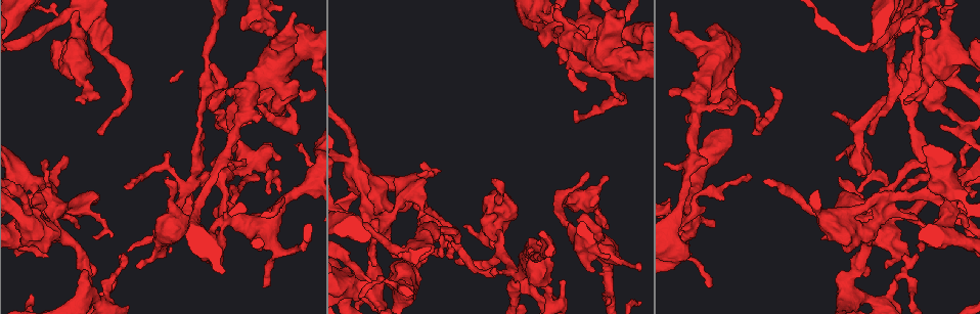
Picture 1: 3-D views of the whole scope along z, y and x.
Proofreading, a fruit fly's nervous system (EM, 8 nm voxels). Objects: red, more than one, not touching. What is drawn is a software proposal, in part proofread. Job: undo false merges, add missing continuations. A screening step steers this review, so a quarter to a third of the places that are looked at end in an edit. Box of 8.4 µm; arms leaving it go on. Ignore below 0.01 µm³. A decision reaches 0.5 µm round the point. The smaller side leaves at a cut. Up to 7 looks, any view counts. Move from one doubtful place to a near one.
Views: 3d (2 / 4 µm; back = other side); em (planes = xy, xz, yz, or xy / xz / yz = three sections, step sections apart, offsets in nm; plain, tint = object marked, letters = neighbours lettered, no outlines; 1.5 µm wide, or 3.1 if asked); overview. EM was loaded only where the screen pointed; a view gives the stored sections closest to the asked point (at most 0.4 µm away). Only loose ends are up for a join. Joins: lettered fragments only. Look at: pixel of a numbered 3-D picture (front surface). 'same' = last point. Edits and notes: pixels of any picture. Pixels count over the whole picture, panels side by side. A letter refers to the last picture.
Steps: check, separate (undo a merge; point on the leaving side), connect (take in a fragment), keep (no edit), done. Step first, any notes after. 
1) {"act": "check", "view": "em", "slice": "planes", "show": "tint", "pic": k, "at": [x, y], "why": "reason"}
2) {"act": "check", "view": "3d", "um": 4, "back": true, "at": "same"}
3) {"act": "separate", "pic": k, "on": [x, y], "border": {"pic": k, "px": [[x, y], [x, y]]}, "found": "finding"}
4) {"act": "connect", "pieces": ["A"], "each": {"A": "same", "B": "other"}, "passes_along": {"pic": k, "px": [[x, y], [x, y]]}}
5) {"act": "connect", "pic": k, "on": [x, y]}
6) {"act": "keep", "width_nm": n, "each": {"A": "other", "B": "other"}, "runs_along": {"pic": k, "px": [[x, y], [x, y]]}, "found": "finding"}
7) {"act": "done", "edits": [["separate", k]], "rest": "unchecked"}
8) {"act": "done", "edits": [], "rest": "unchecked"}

{"act": "check", "view": "em", "slice": "planes", "show": "tint", "pic": 1, "at": [547, 15], "why": "a narrow waist"}

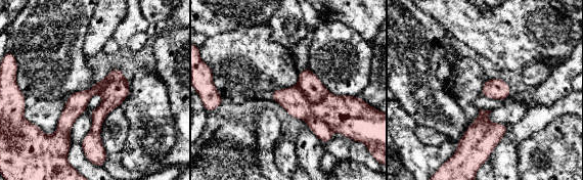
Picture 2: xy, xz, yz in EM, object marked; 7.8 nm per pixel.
{"act": "check", "view": "em", "slice": "planes", "show": "letters", "at": "same"}

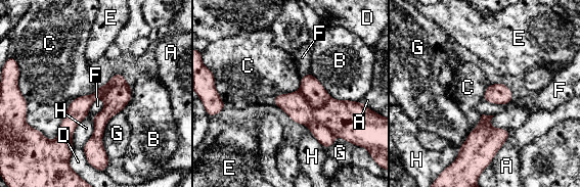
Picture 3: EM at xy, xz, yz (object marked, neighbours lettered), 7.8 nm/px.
{"act": "separate", "pic": 3, "on": [311, 88], "each": {"A": "other", "B": "other", "C": "other", "D": "other", "E": "other", "F": "other", "G": "other", "H": "other"}, "border": {"pic": 3, "px": [[298, 91], [313, 106], [329, 97]]}, "found": "two cells meet here"}

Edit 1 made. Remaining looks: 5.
{"act": "check", "view": "3d", "um": 4, "pic": 1, "at": [492, 180], "why": "branch stops here"}

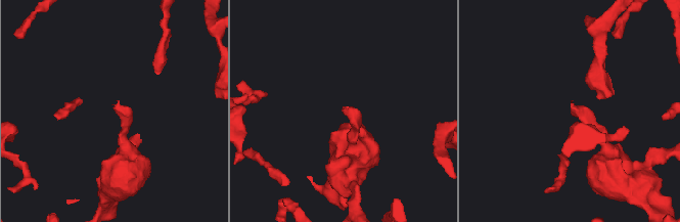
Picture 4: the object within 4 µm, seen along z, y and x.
{"act": "check", "view": "em", "slice": "planes", "show": "letters", "pic": 4, "at": [348, 107]}

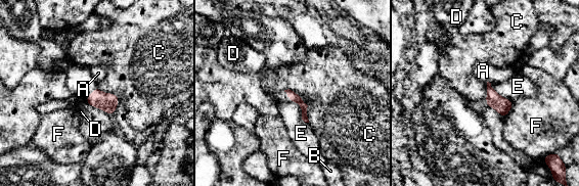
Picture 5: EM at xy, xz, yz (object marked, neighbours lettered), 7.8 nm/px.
{"act": "keep", "each": {"A": "other", "B": "other", "C": "other", "D": "other", "E": "other", "F": "other"}, "found": "no lettered fragment goes on from it"}

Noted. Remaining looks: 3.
{"act": "check", "view": "overview", "why": "redraw"}

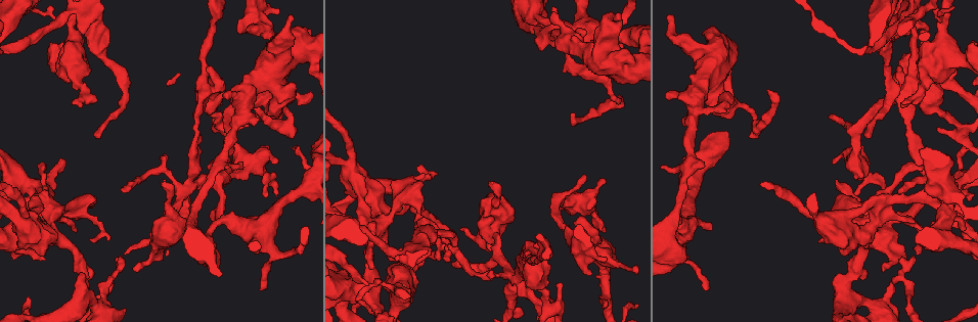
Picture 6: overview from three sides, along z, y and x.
{"act": "check", "view": "em", "slice": "xz", "step": 8, "show": "letters", "pic": 6, "at": [109, 280], "why": "abrupt turn"}

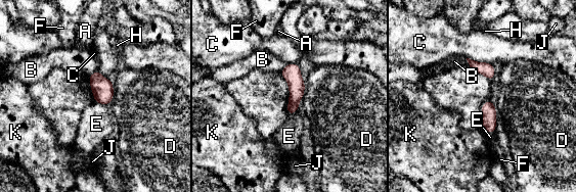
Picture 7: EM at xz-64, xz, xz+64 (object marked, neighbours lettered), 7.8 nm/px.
{"act": "separate", "pic": 7, "on": [292, 107], "width_nm": 110, "each": {"A": "other", "B": "other", "C": "other", "D": "other", "E": "other", "F": "other", "H": "other", "J": "other", "K": "other"}, "border": {"pic": 7, "px": [[289, 101], [298, 104]]}, "found": "two cells meet here"}

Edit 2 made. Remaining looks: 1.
{"act": "done", "edits": [["separate", 3], ["separate", 7]], "rest": "unchecked"}

